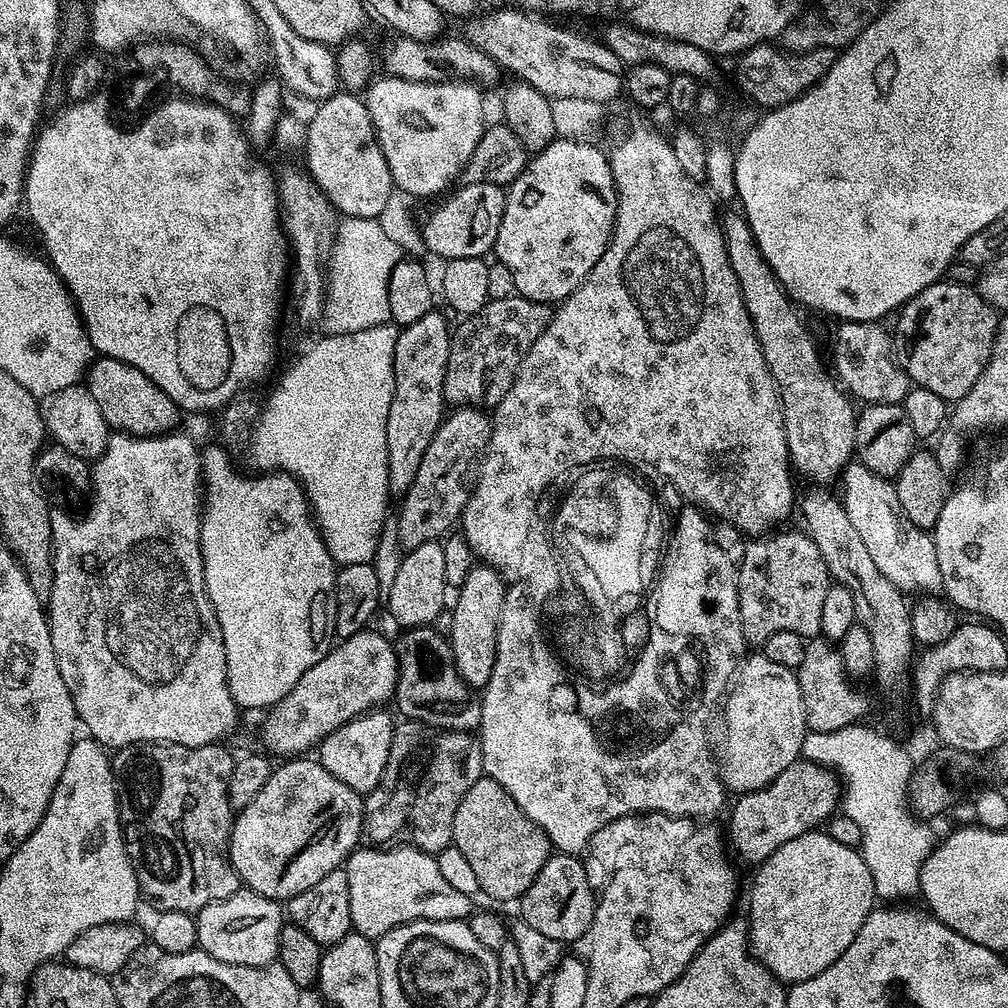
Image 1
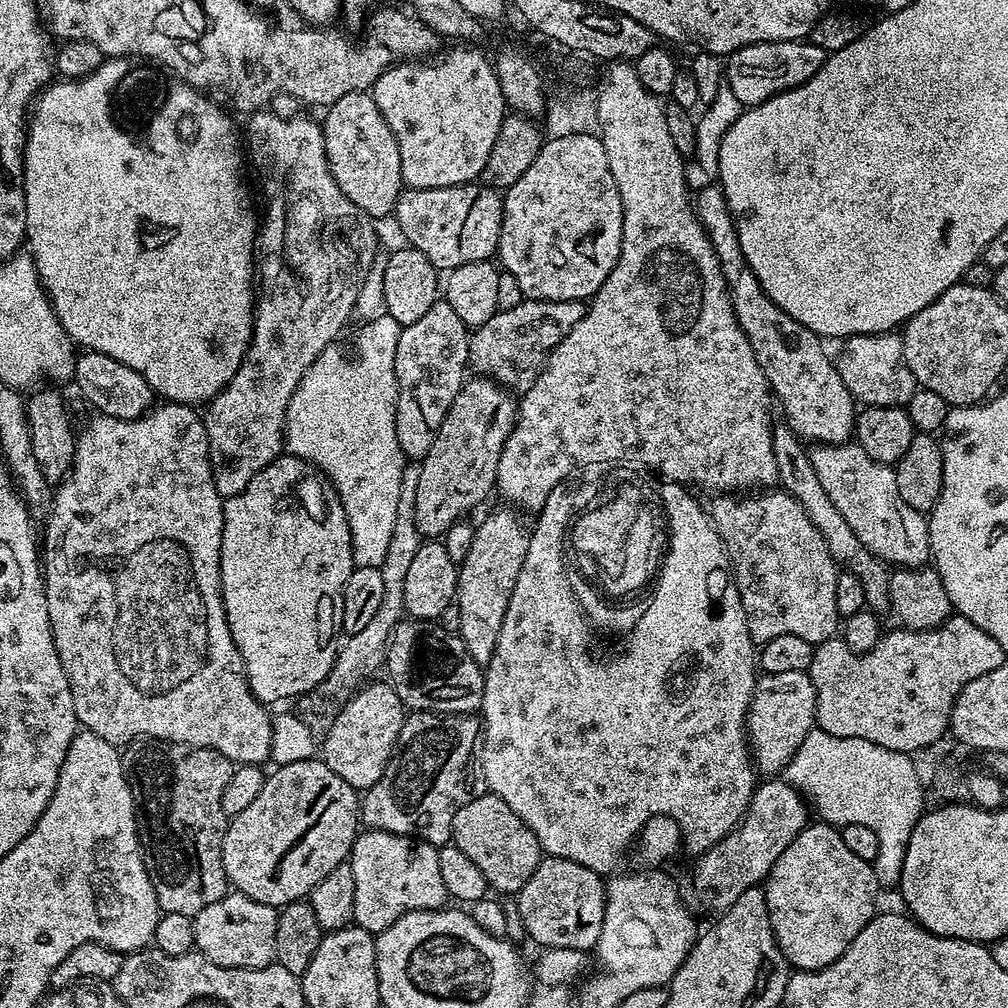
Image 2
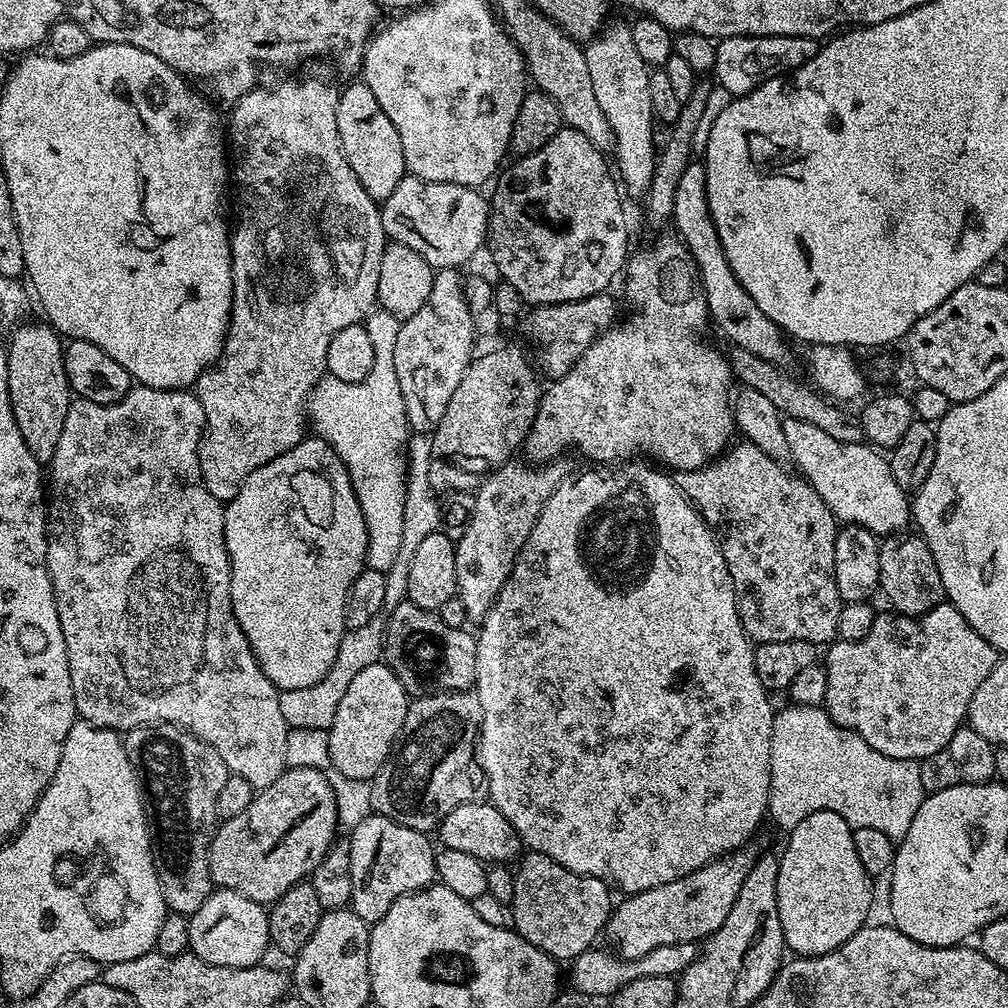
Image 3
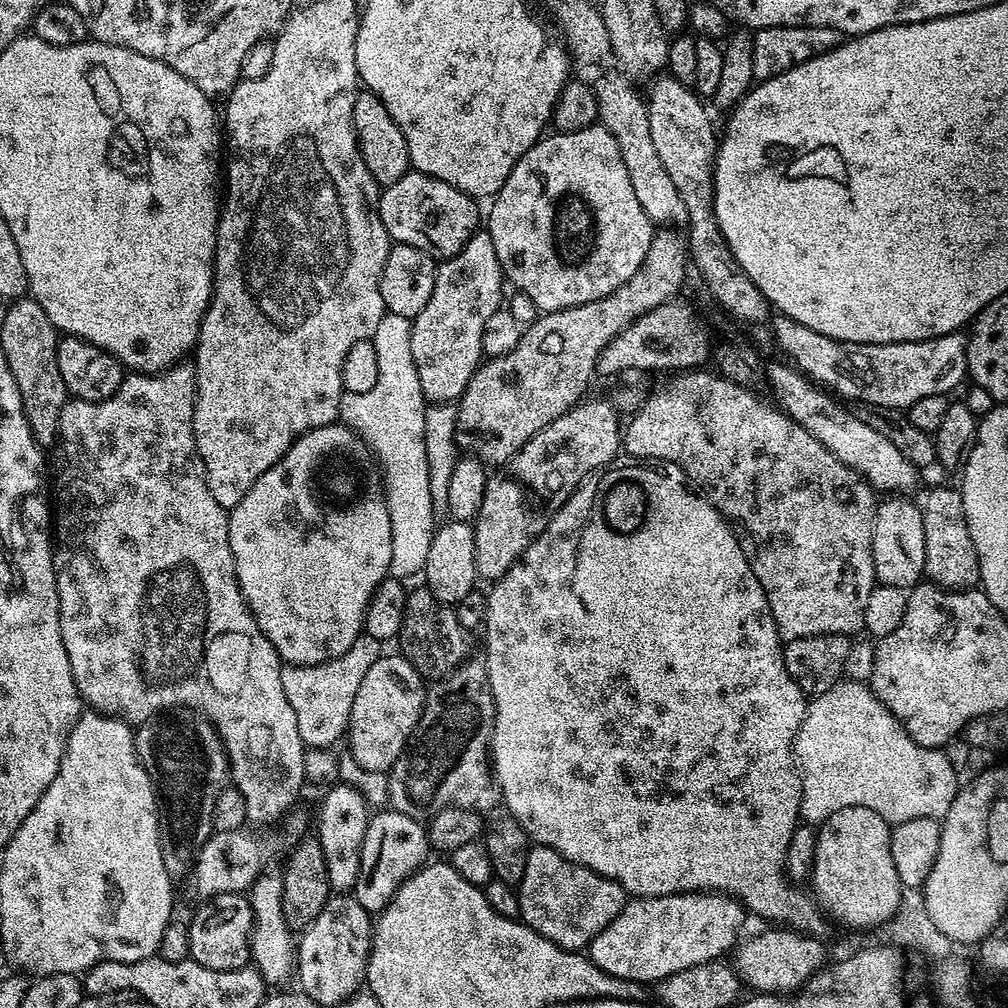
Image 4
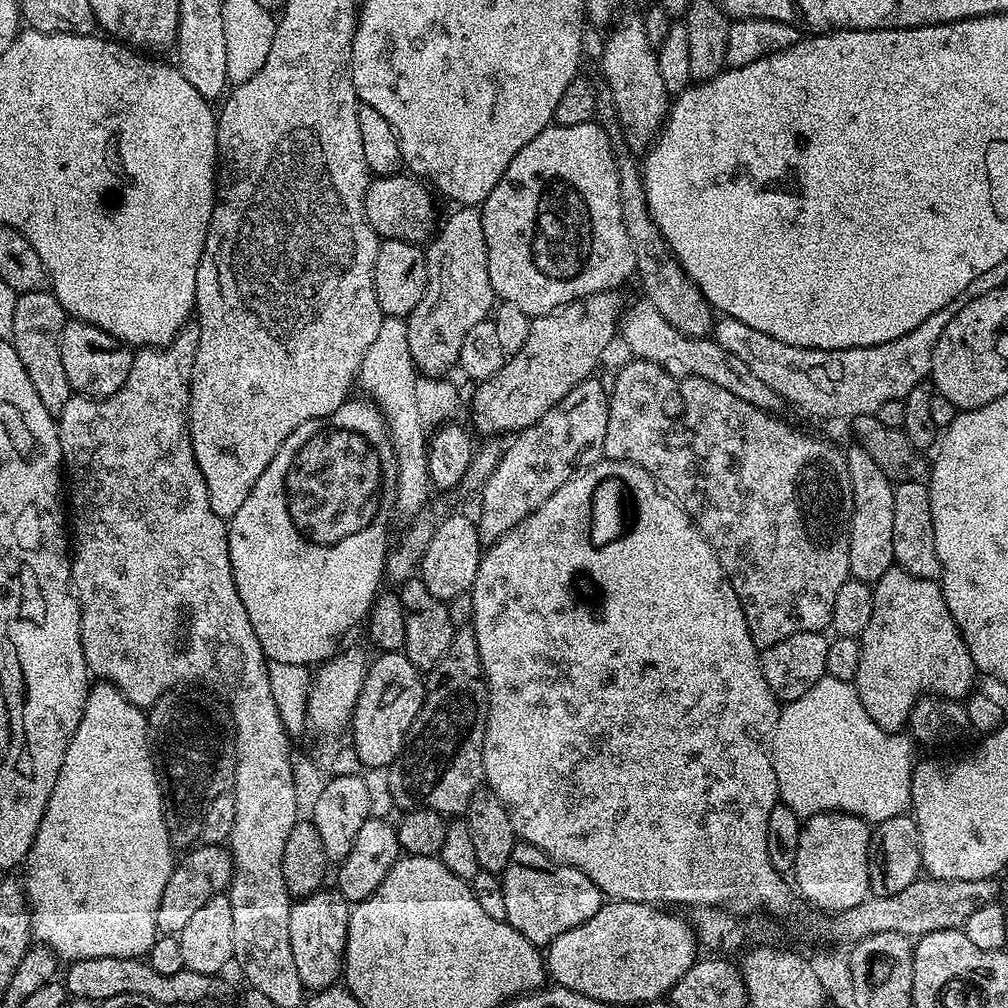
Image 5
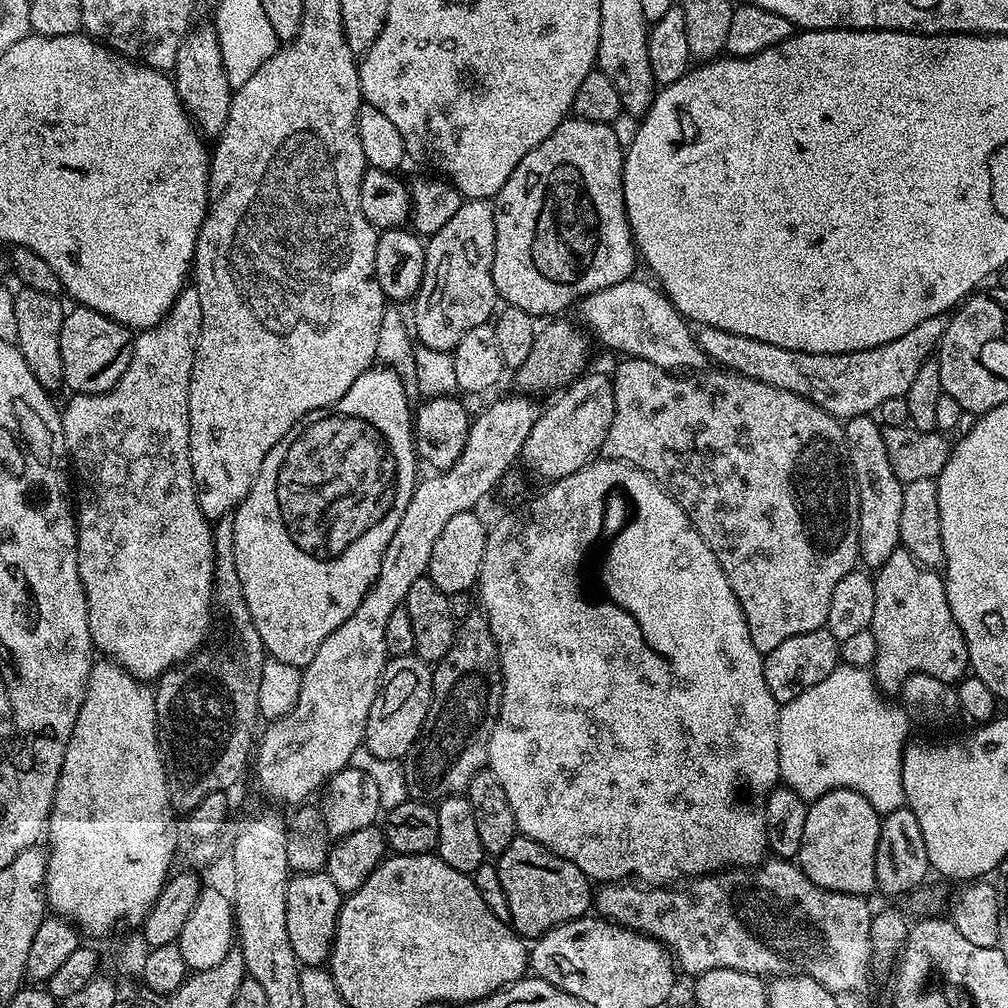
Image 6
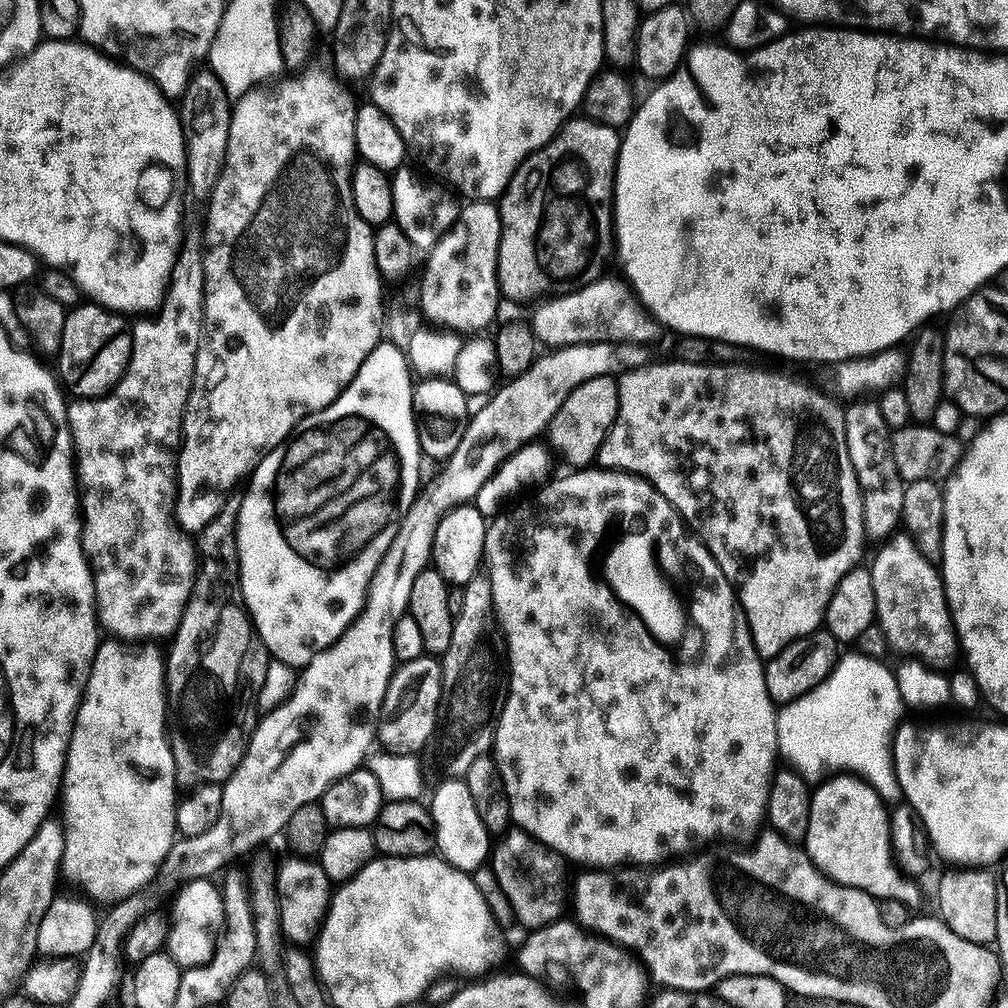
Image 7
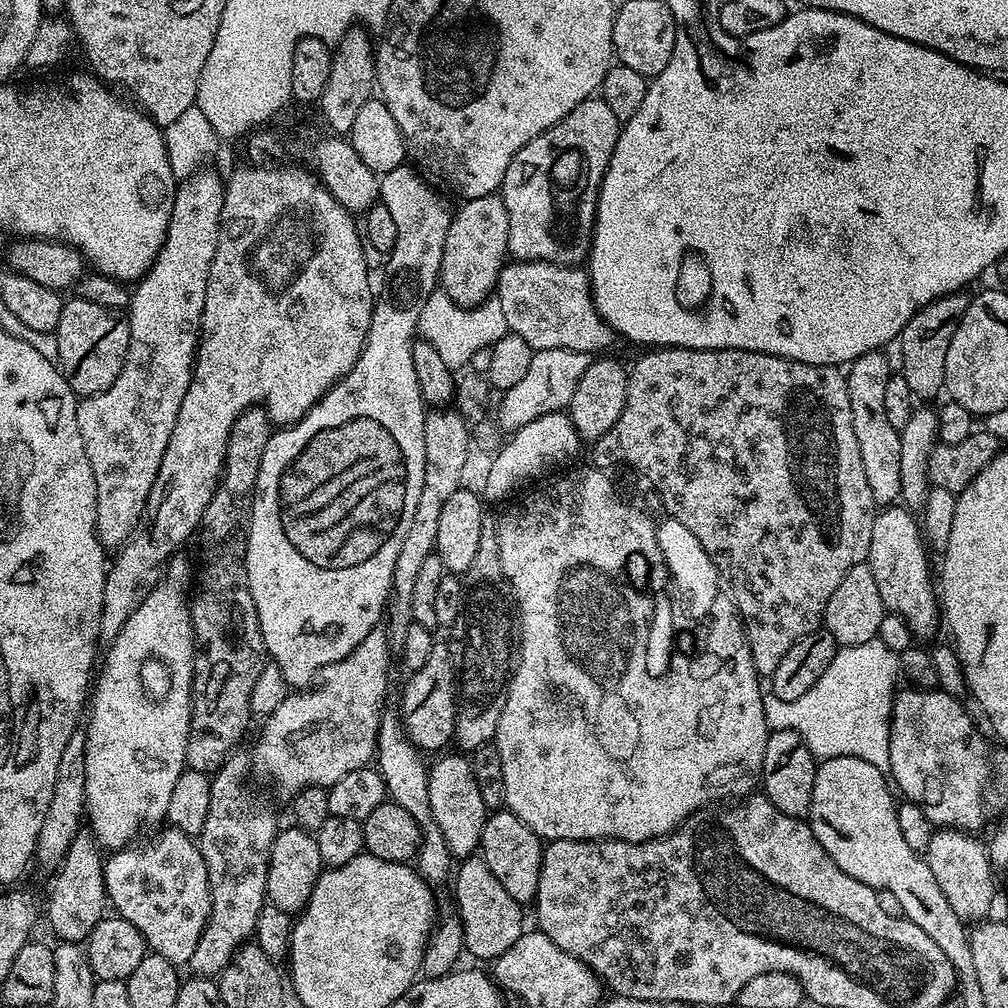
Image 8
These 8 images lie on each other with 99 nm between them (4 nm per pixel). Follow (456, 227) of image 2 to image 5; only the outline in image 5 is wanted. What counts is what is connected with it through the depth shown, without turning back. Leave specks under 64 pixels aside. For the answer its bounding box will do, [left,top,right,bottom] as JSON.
[364,175,438,242]

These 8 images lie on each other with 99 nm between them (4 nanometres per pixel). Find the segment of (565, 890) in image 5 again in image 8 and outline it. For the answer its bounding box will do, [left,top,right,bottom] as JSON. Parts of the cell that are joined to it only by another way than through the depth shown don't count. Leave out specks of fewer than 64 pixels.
[478,811,544,906]

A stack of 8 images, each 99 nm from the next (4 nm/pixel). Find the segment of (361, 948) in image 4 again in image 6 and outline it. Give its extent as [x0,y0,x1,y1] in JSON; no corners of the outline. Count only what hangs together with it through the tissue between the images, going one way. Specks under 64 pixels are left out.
[286,871,342,966]

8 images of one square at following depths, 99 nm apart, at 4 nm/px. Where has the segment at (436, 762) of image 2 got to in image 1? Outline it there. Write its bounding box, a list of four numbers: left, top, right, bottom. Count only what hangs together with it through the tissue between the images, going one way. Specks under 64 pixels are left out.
[363,720,484,854]

